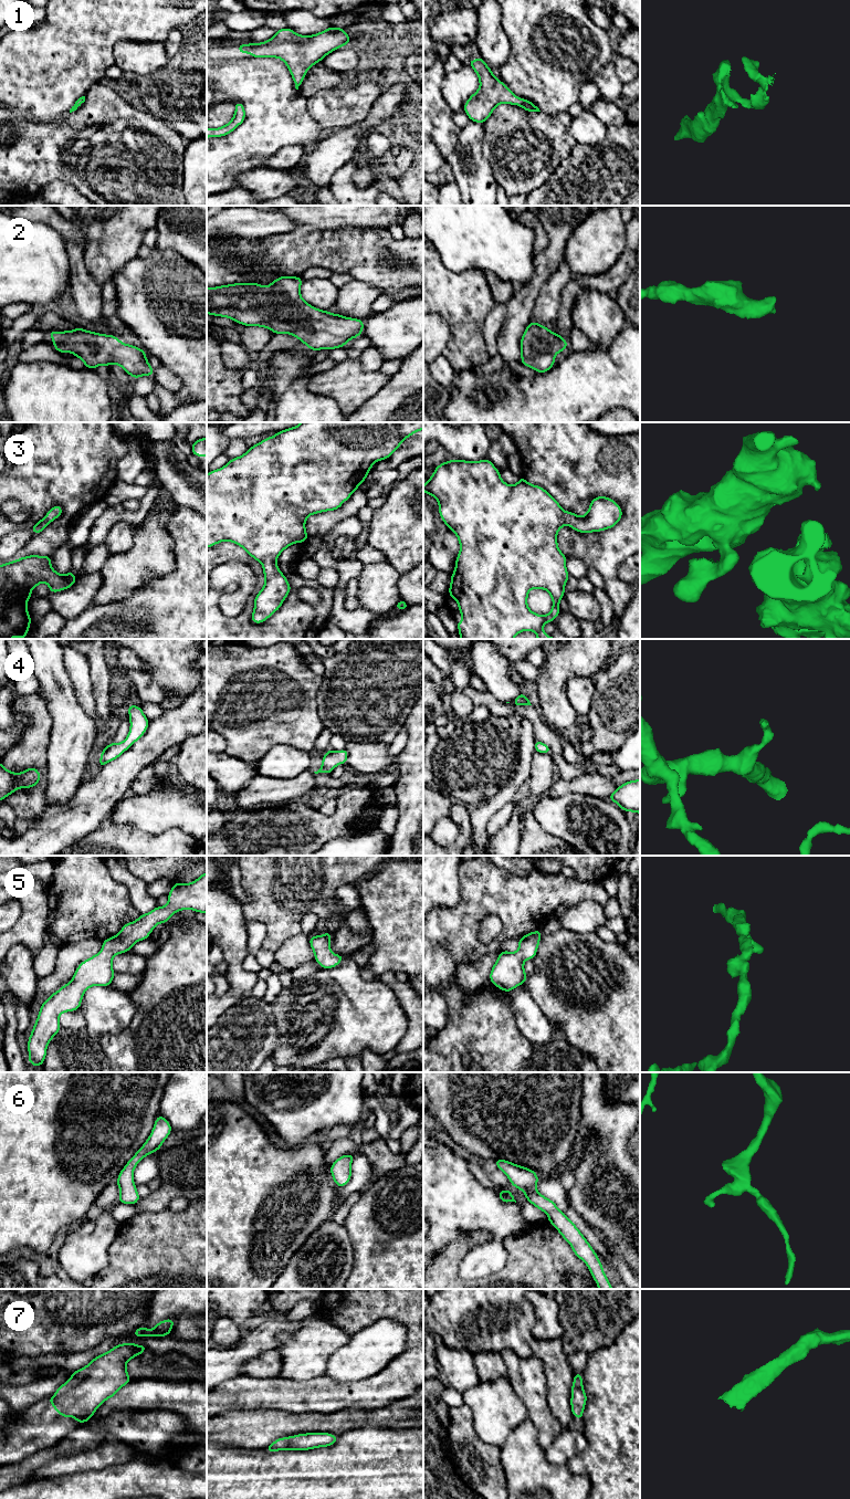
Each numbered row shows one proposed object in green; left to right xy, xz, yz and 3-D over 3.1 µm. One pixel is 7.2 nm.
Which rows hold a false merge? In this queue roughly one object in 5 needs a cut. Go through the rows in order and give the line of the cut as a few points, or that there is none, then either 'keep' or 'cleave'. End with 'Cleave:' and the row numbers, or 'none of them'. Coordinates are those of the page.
1: no cut; keep
2: no cut; keep
3: no cut; keep
4: no cut; keep
5: no cut; keep
6: no cut; keep
7: no cut; keep
Cleave: none of them

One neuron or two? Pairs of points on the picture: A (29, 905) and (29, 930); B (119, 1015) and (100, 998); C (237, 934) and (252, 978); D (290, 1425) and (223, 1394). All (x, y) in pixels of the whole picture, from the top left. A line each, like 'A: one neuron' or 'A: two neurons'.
A: one neuron
B: one neuron
C: one neuron
D: two neurons

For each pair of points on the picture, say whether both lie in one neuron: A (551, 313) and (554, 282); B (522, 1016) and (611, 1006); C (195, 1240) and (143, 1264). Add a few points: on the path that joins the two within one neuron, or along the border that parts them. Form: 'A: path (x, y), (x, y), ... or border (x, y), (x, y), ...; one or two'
A: path (551, 305), (552, 290); one
B: border (535, 1002), (554, 1026), (557, 1035); two
C: path (181, 1254), (175, 1260), (156, 1264); one

